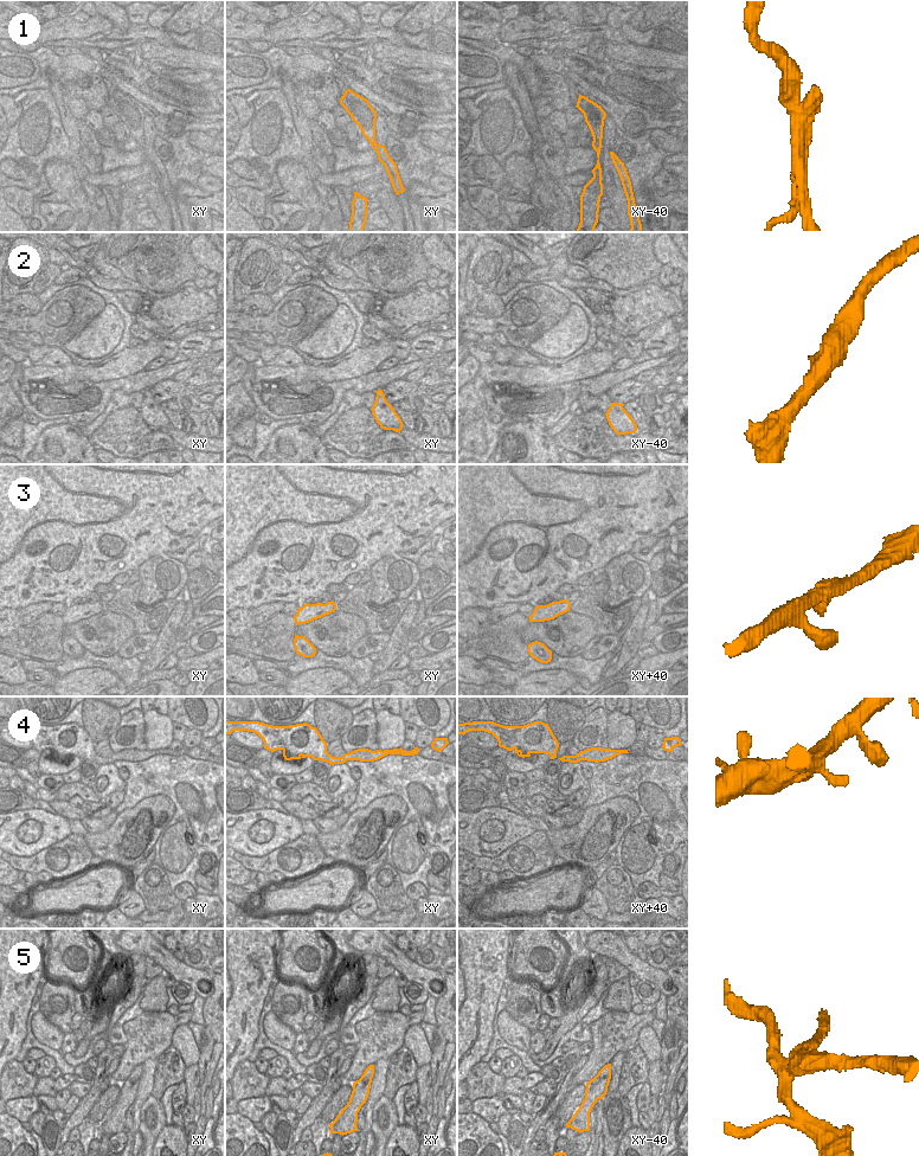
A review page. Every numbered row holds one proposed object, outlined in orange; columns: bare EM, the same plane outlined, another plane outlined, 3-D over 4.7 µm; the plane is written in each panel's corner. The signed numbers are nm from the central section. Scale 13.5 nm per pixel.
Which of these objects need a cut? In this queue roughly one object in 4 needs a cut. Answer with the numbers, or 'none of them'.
1, 5

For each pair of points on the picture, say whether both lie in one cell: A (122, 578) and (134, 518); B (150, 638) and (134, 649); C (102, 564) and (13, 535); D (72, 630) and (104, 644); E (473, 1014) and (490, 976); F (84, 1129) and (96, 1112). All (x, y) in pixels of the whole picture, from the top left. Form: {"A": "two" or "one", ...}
{"A": "two", "B": "one", "C": "one", "D": "one", "E": "one", "F": "two"}

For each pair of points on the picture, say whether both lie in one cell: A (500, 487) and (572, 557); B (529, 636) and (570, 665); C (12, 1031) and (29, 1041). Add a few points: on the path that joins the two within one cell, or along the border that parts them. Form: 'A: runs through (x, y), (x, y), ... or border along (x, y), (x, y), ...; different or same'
A: runs through (528, 493), (557, 499), (577, 519), (576, 528); same
B: border along (552, 652), (561, 656), (579, 655); different
C: border along (30, 1012), (26, 1019), (26, 1036), (14, 1058); different

